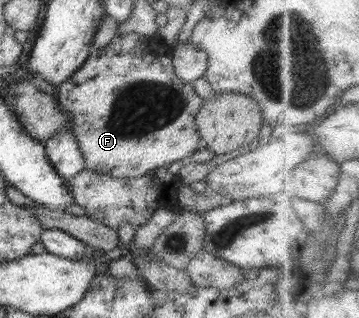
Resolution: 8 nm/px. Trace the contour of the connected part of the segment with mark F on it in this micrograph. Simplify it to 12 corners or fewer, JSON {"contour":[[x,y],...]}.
{"contour":[[116,35],[56,88],[85,168],[138,178],[203,144],[205,100]]}

